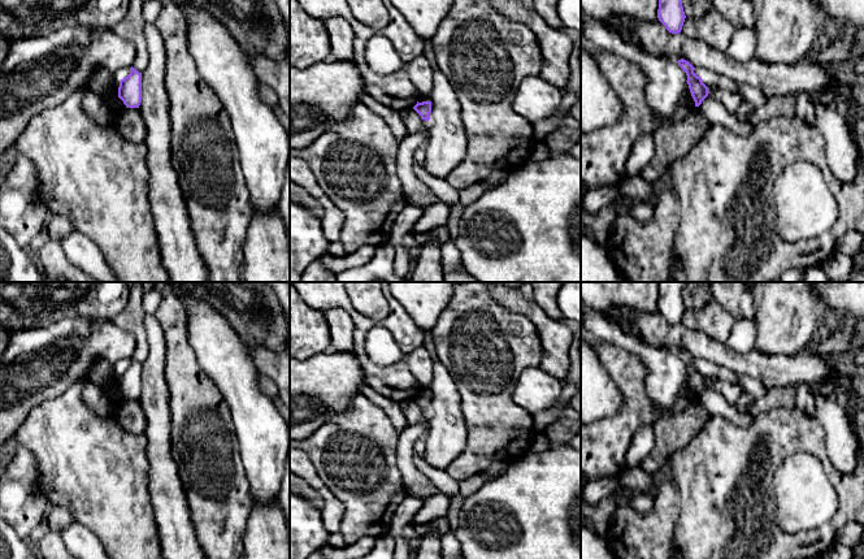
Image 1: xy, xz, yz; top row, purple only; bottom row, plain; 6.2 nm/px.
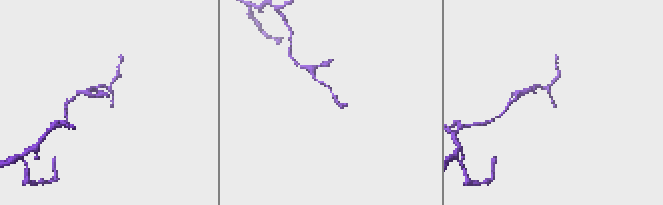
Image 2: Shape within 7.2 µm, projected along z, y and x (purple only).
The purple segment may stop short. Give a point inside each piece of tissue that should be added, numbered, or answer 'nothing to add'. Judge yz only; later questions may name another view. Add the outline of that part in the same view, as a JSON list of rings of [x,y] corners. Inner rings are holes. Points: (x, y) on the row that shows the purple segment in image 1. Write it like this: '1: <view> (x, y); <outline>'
nothing to add

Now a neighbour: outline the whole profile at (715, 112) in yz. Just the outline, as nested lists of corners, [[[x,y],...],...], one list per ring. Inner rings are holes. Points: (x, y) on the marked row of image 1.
[[[711,94],[702,101],[699,109],[712,125],[721,125],[742,136],[747,136],[755,130],[755,125],[739,122],[725,105]]]

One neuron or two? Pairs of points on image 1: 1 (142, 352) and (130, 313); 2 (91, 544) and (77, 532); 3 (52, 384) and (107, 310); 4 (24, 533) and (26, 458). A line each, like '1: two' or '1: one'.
1: one
2: one
3: two
4: one

